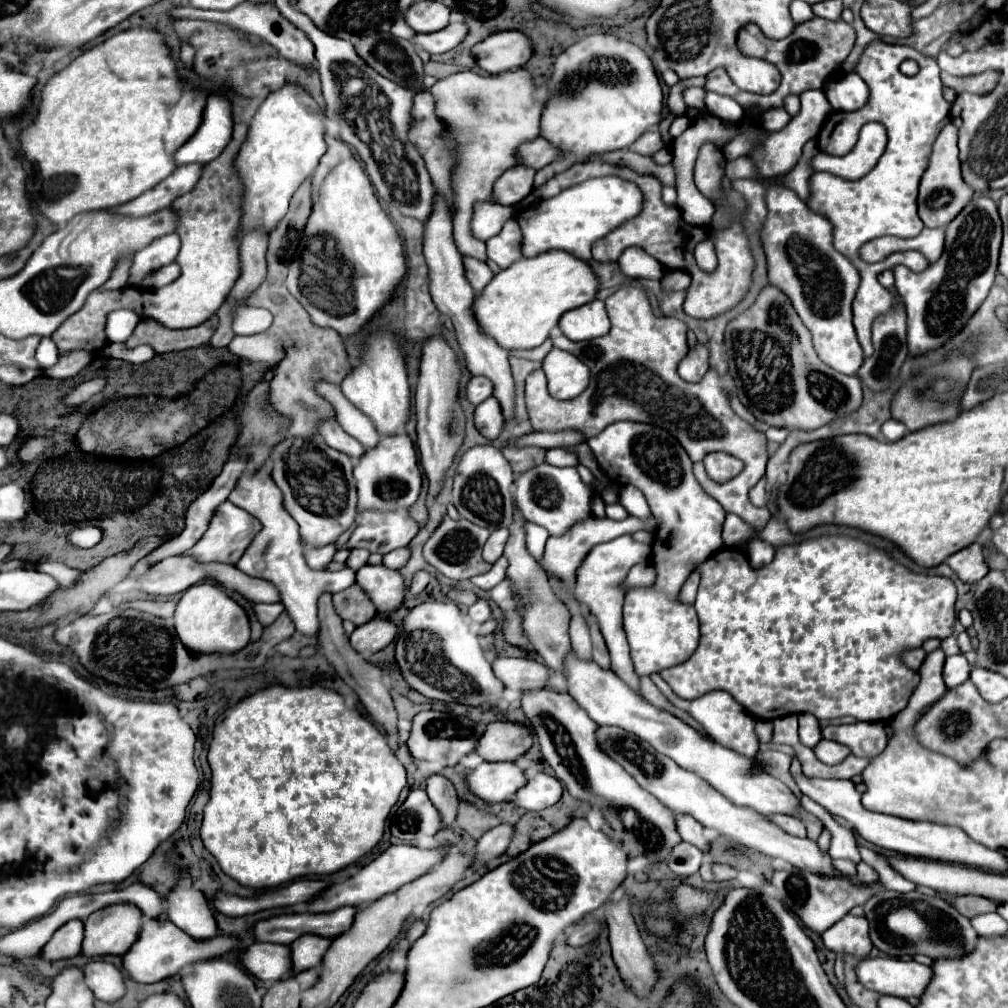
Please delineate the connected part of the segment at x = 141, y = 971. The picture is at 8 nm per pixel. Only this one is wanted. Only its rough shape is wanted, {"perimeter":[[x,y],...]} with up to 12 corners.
{"perimeter":[[144,920],[122,956],[136,982],[160,982],[232,952],[236,936],[196,940],[170,920]]}

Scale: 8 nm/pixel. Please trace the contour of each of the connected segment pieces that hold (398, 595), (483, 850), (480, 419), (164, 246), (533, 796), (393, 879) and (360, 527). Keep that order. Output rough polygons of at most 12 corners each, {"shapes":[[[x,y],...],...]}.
{"shapes":[[[362,566],[356,584],[378,612],[394,612],[406,596],[396,570]],[[498,824],[476,844],[474,866],[506,852],[512,824]],[[494,396],[476,406],[480,434],[496,440],[504,426],[502,408]],[[178,234],[156,238],[130,266],[128,286],[176,260]],[[536,774],[516,792],[514,804],[544,810],[562,798],[562,784]],[[390,846],[310,912],[370,904],[424,876],[448,846]],[[366,510],[346,546],[386,554],[408,546],[408,510]]]}

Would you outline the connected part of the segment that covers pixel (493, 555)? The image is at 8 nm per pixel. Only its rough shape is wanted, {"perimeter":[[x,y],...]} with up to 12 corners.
{"perimeter":[[494,530],[484,546],[492,564],[502,556],[508,530]]}

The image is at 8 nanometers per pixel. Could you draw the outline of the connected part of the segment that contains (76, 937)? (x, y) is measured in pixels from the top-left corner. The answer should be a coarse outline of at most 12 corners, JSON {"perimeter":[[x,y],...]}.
{"perimeter":[[70,920],[44,946],[46,960],[80,954],[82,920]]}

